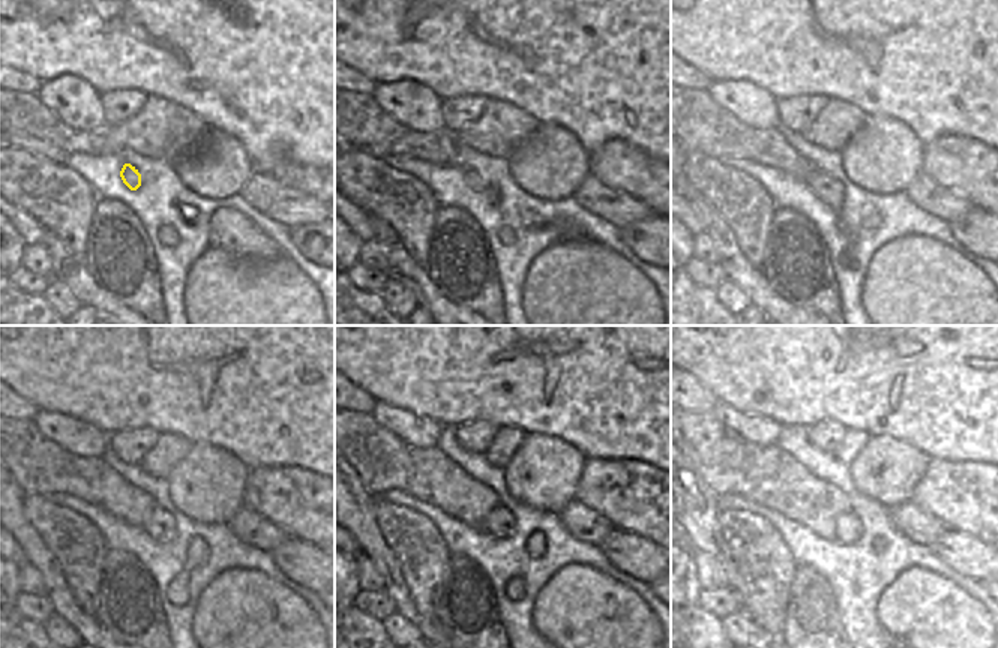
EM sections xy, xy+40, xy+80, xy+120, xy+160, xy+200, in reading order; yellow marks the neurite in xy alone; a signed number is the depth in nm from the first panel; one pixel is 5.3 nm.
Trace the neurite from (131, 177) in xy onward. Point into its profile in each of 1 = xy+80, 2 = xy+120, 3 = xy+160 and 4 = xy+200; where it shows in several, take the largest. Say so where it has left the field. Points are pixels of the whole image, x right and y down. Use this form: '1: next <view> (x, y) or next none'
1: next xy+80 (829, 189)
2: next xy+120 (159, 525)
3: next xy+160 (500, 524)
4: next xy+200 (848, 528)

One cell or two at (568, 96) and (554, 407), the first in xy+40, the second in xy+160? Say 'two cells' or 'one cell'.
one cell

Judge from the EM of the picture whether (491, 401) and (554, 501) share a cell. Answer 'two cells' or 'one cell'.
two cells

